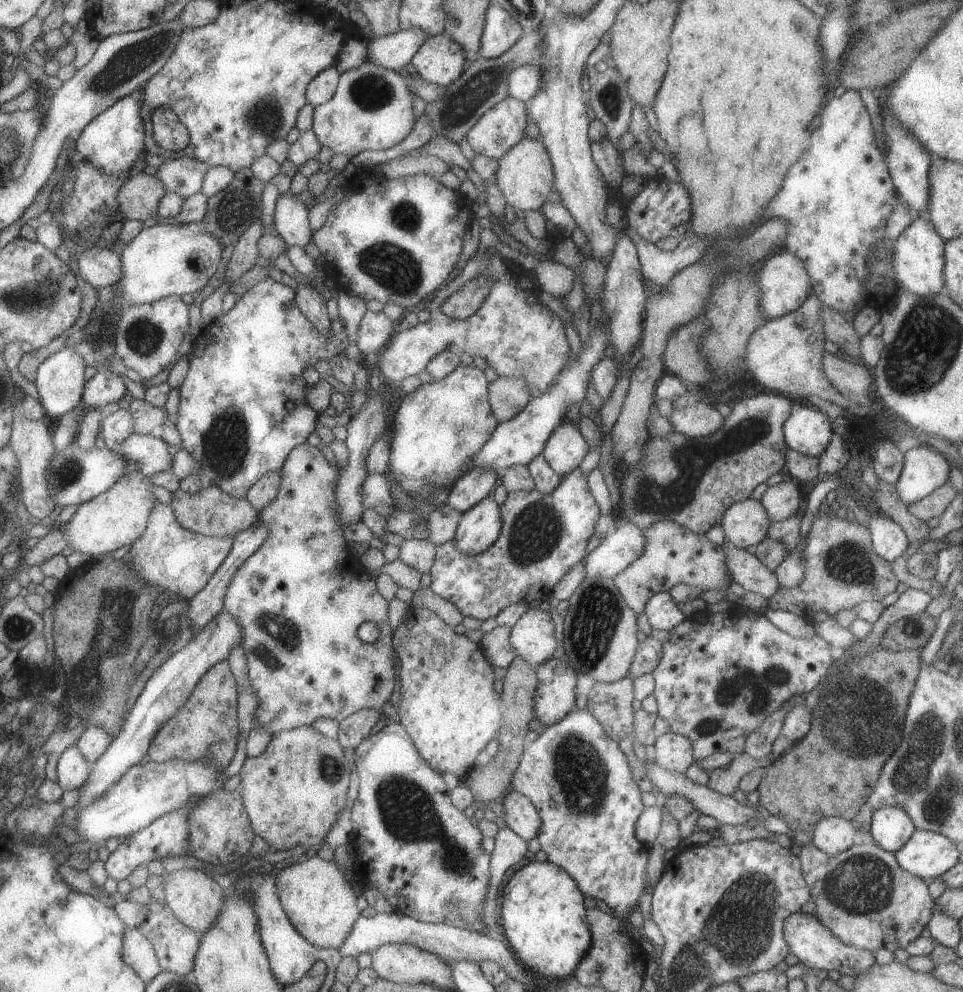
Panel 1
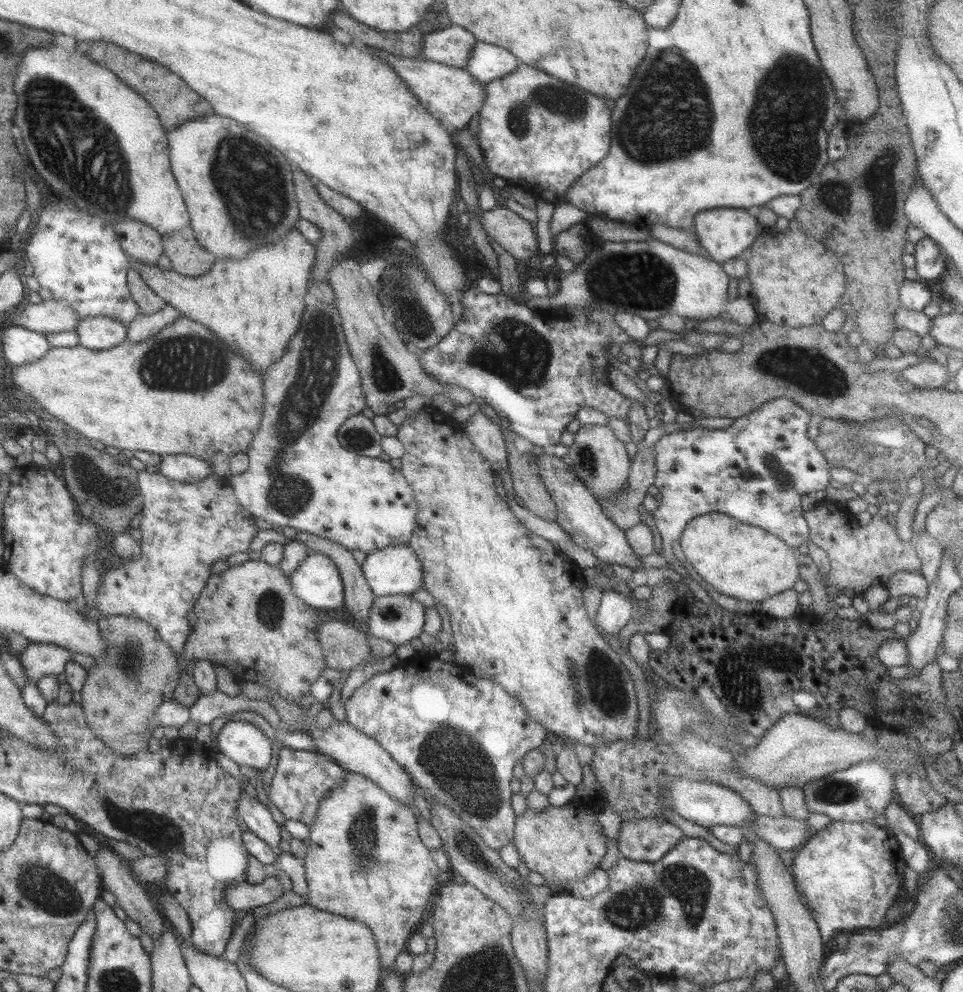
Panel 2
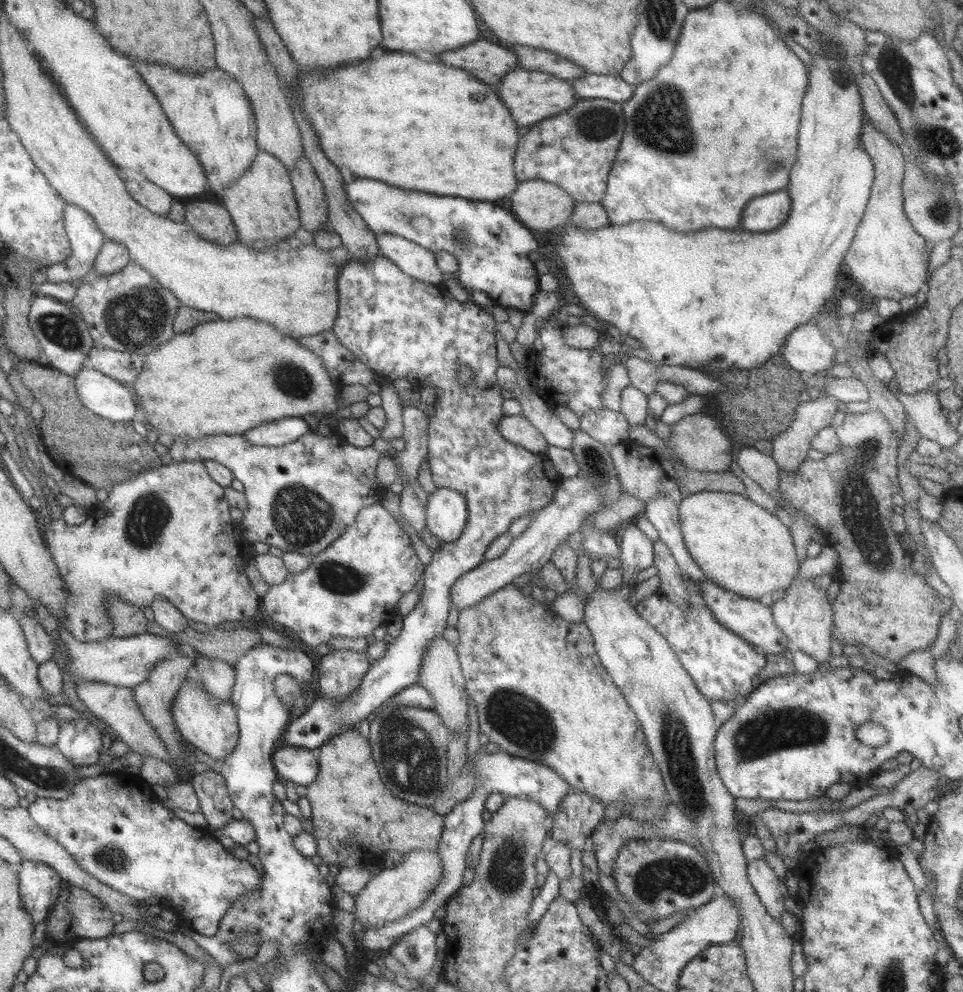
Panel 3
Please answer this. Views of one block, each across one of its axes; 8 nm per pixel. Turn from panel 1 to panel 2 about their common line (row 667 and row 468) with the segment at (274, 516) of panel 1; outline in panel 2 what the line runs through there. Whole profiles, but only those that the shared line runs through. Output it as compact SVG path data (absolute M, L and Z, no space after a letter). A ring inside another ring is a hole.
M317 301L316 304L305 305L300 327L298 327L298 331L294 333L294 337L292 337L292 340L288 343L284 355L282 355L276 363L270 365L270 367L266 369L266 373L262 375L264 381L265 412L261 420L260 428L253 442L250 444L250 449L246 453L250 458L250 465L248 470L243 474L237 476L232 475L228 478L228 486L234 490L238 502L256 519L266 520L274 527L291 526L297 531L305 531L310 535L330 540L332 543L345 547L350 552L362 551L370 555L372 552L381 550L382 548L407 544L412 534L414 534L416 526L418 526L417 504L412 487L408 485L401 470L393 468L390 462L384 462L384 460L380 458L371 458L346 451L340 445L337 438L338 430L342 427L342 424L346 423L346 419L350 419L350 416L361 414L363 409L367 407L360 372L352 358L337 305L334 303L324 303L322 301Z

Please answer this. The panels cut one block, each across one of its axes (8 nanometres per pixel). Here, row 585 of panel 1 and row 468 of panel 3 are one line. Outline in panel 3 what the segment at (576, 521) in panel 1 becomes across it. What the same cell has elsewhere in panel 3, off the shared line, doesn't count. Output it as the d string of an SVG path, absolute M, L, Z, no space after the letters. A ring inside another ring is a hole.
M381 254L374 256L372 260L362 260L362 258L351 257L344 266L342 270L338 272L338 278L336 278L336 289L338 289L338 318L334 320L334 328L332 328L333 333L338 337L338 340L346 347L348 350L354 353L357 359L360 359L368 368L371 368L376 375L380 375L384 381L394 381L396 378L406 378L414 387L415 390L421 390L427 386L432 386L435 388L441 388L443 390L442 397L438 397L434 403L434 415L429 418L429 428L428 428L428 454L427 460L429 466L431 467L431 474L433 477L433 482L437 488L449 488L462 493L464 498L466 498L466 508L468 509L468 522L466 522L466 528L462 532L462 535L454 542L446 543L441 545L441 547L433 554L432 560L428 565L424 566L424 582L420 586L420 596L419 601L416 603L415 608L410 611L406 616L402 617L402 630L400 635L395 639L394 643L387 645L386 655L382 658L374 661L368 672L366 672L362 683L356 691L348 695L346 699L342 701L330 701L330 699L316 698L312 702L309 709L302 714L297 719L290 722L286 731L284 731L284 744L288 746L304 747L307 749L312 749L316 751L326 740L330 740L333 736L336 736L338 732L346 732L346 728L352 728L352 726L357 727L357 725L366 719L369 714L379 710L385 705L388 700L391 700L396 694L398 694L402 689L408 688L414 684L418 683L418 678L420 674L420 669L422 669L422 657L426 653L426 647L428 643L436 635L442 635L448 626L446 620L448 620L448 612L452 608L452 599L450 599L450 590L452 590L452 584L456 582L463 574L470 572L472 568L476 568L478 564L482 563L484 560L484 553L488 550L491 543L496 541L499 536L509 532L510 524L514 522L520 516L527 514L534 514L538 512L541 508L544 508L547 504L550 504L552 496L555 495L556 489L560 485L560 482L564 479L557 471L556 468L551 464L551 462L546 458L545 454L532 453L526 451L526 448L521 448L512 442L507 442L504 436L499 432L499 423L501 419L505 416L502 412L502 404L506 398L504 398L504 391L498 386L498 379L496 379L497 368L500 366L500 362L496 359L496 320L492 315L488 314L482 310L482 306L475 303L471 298L467 301L460 302L453 296L446 296L444 290L440 290L440 286L435 284L430 284L416 280L414 277L408 276L405 272L400 270L400 267L396 266L391 260ZM460 363L470 365L470 368L474 370L474 382L472 384L460 384L458 382L458 365Z

